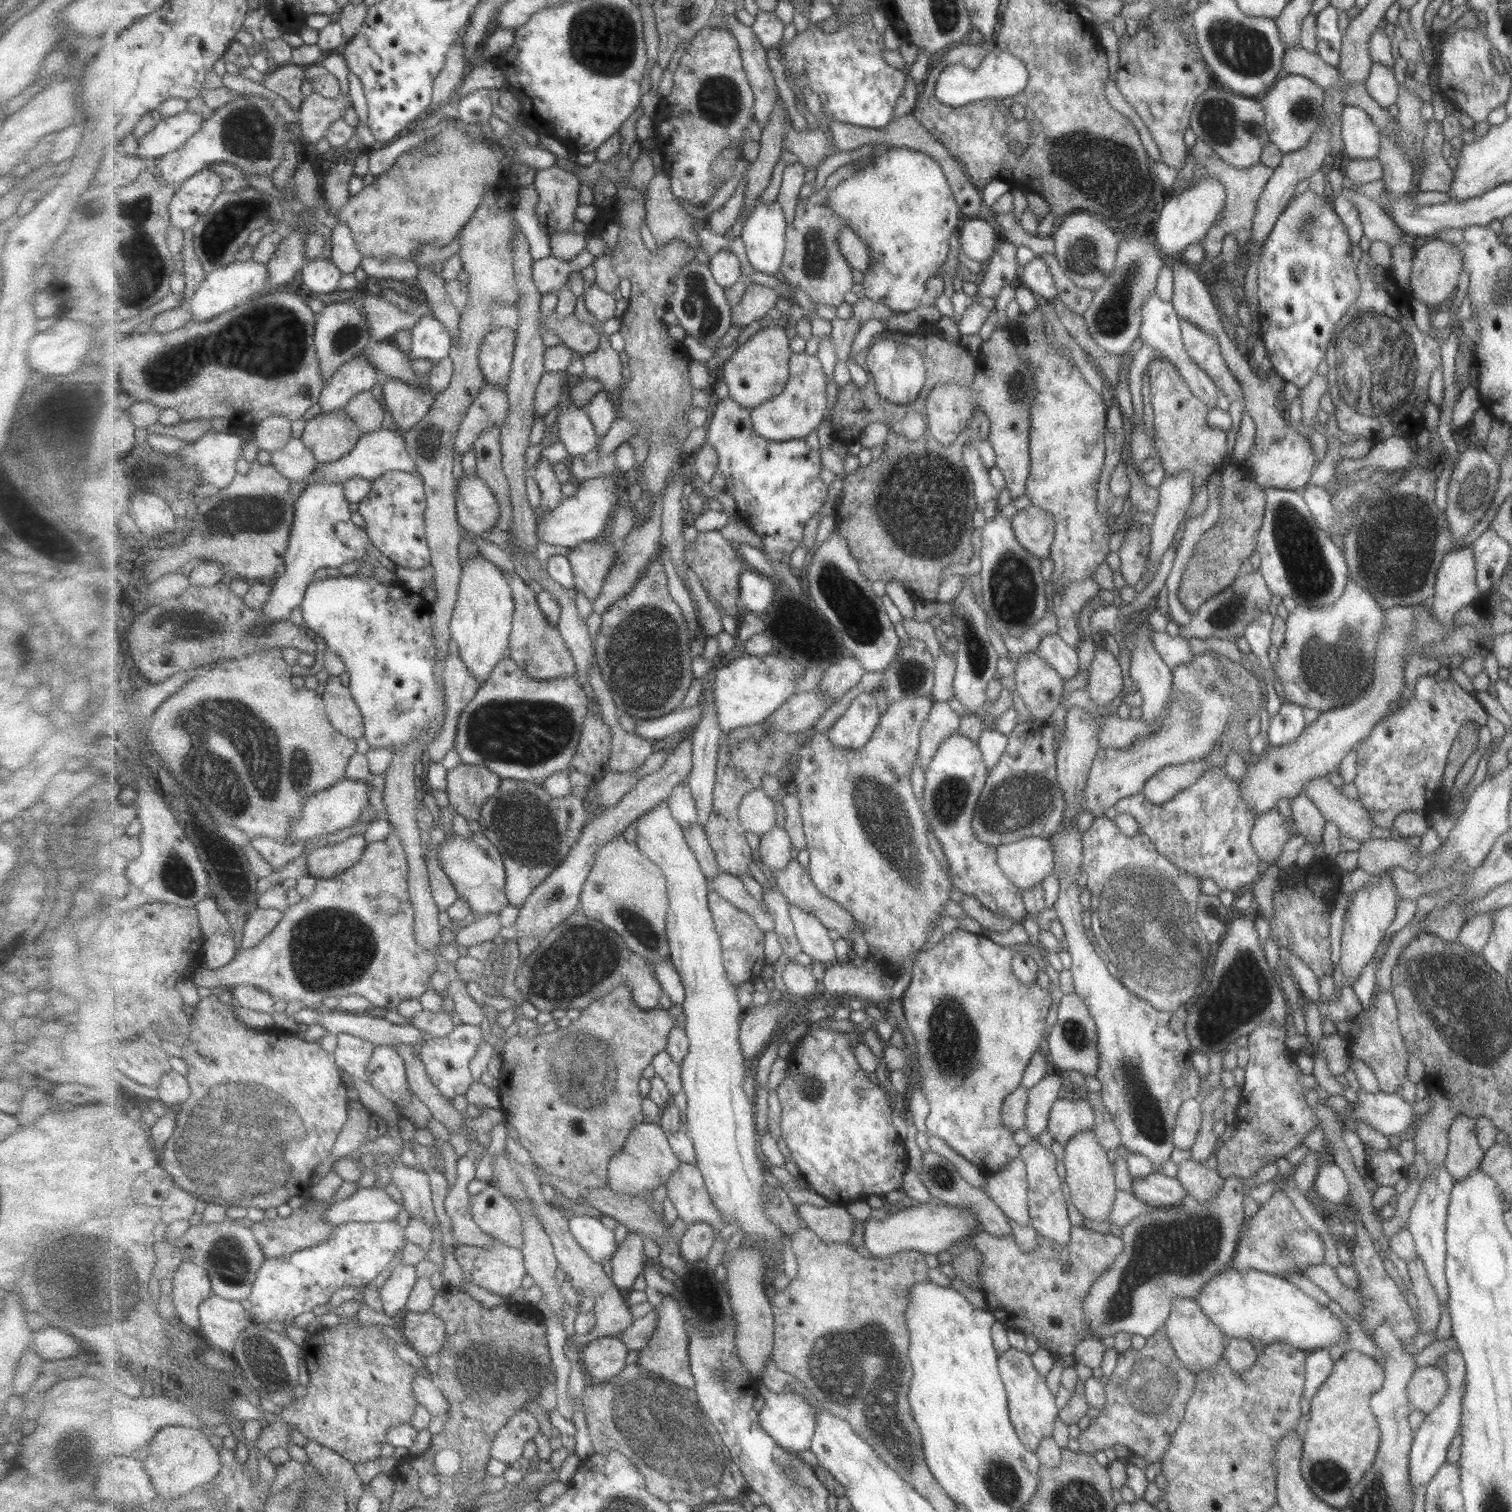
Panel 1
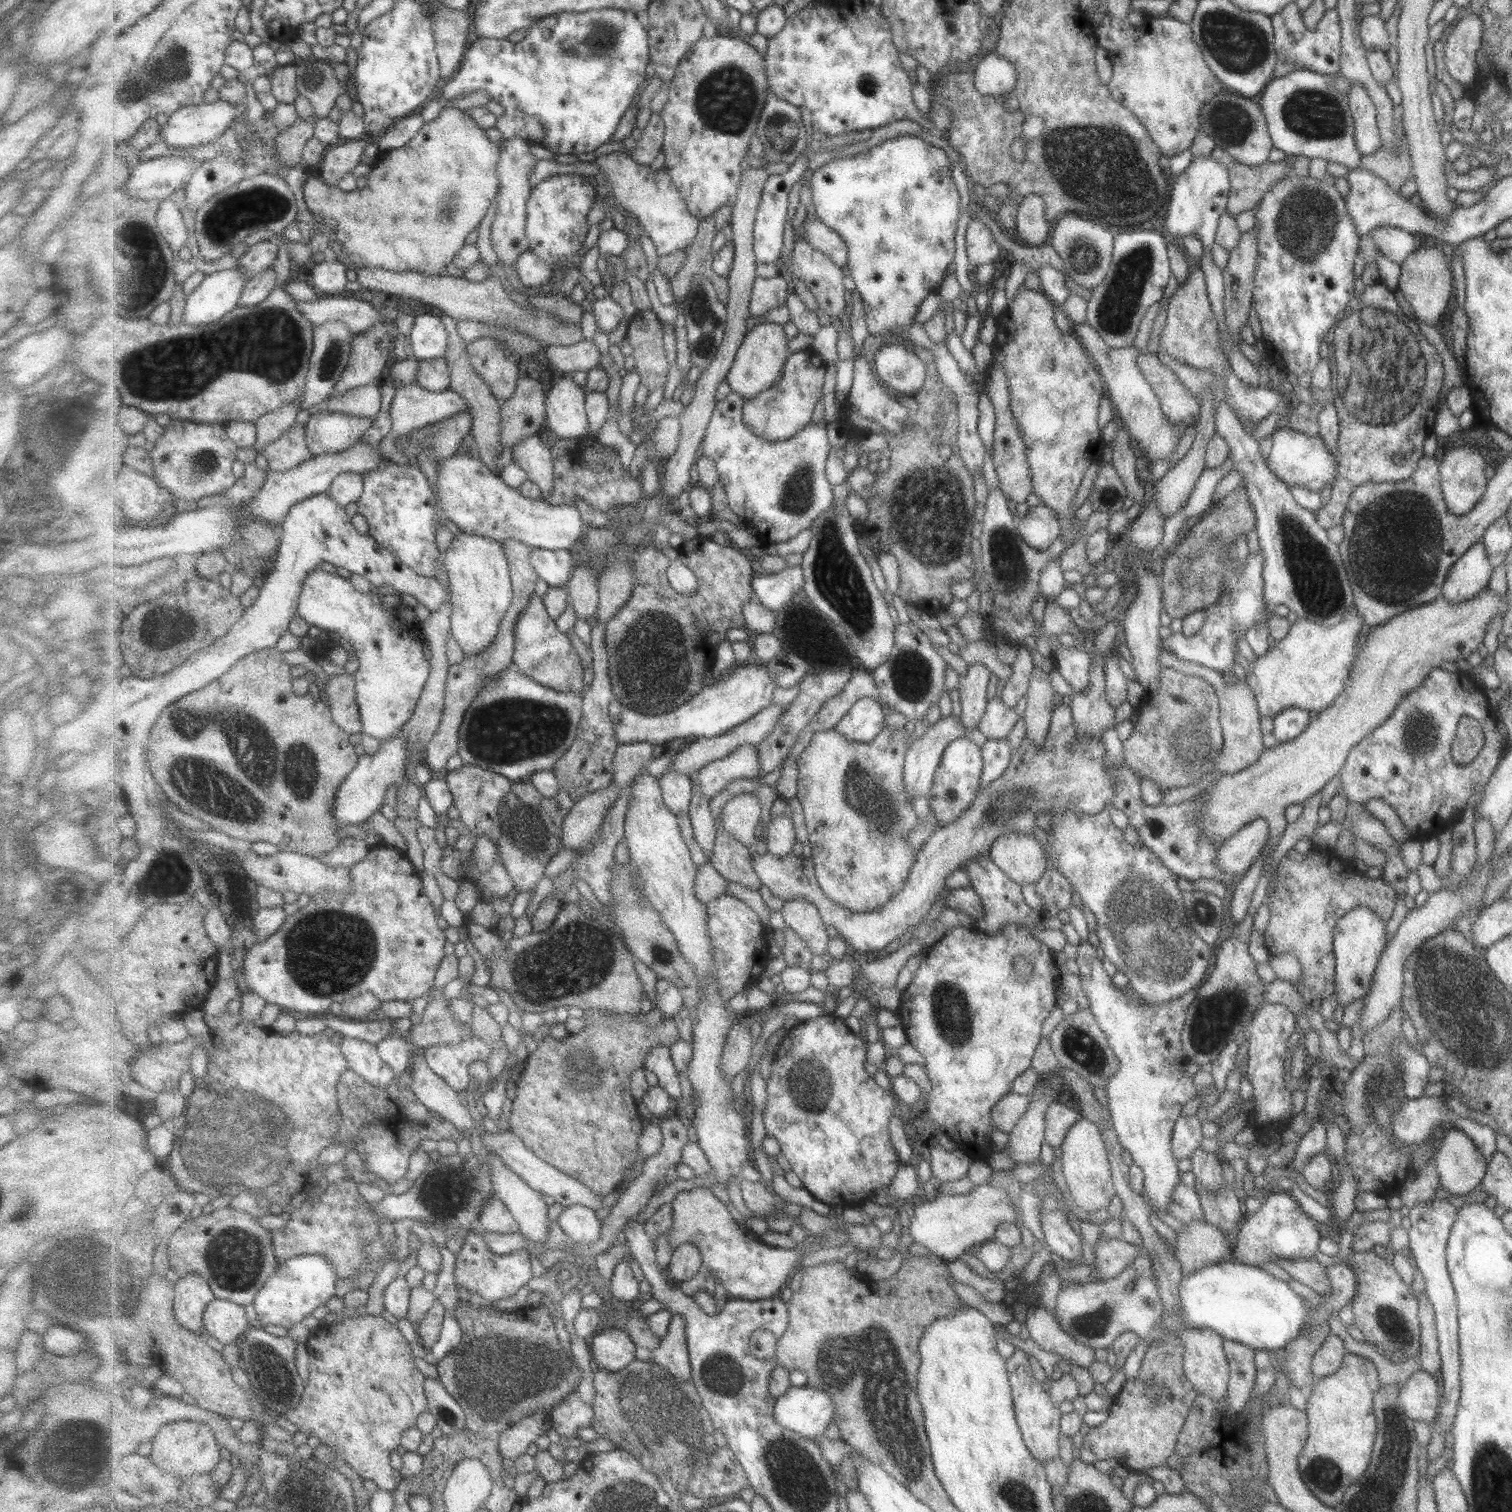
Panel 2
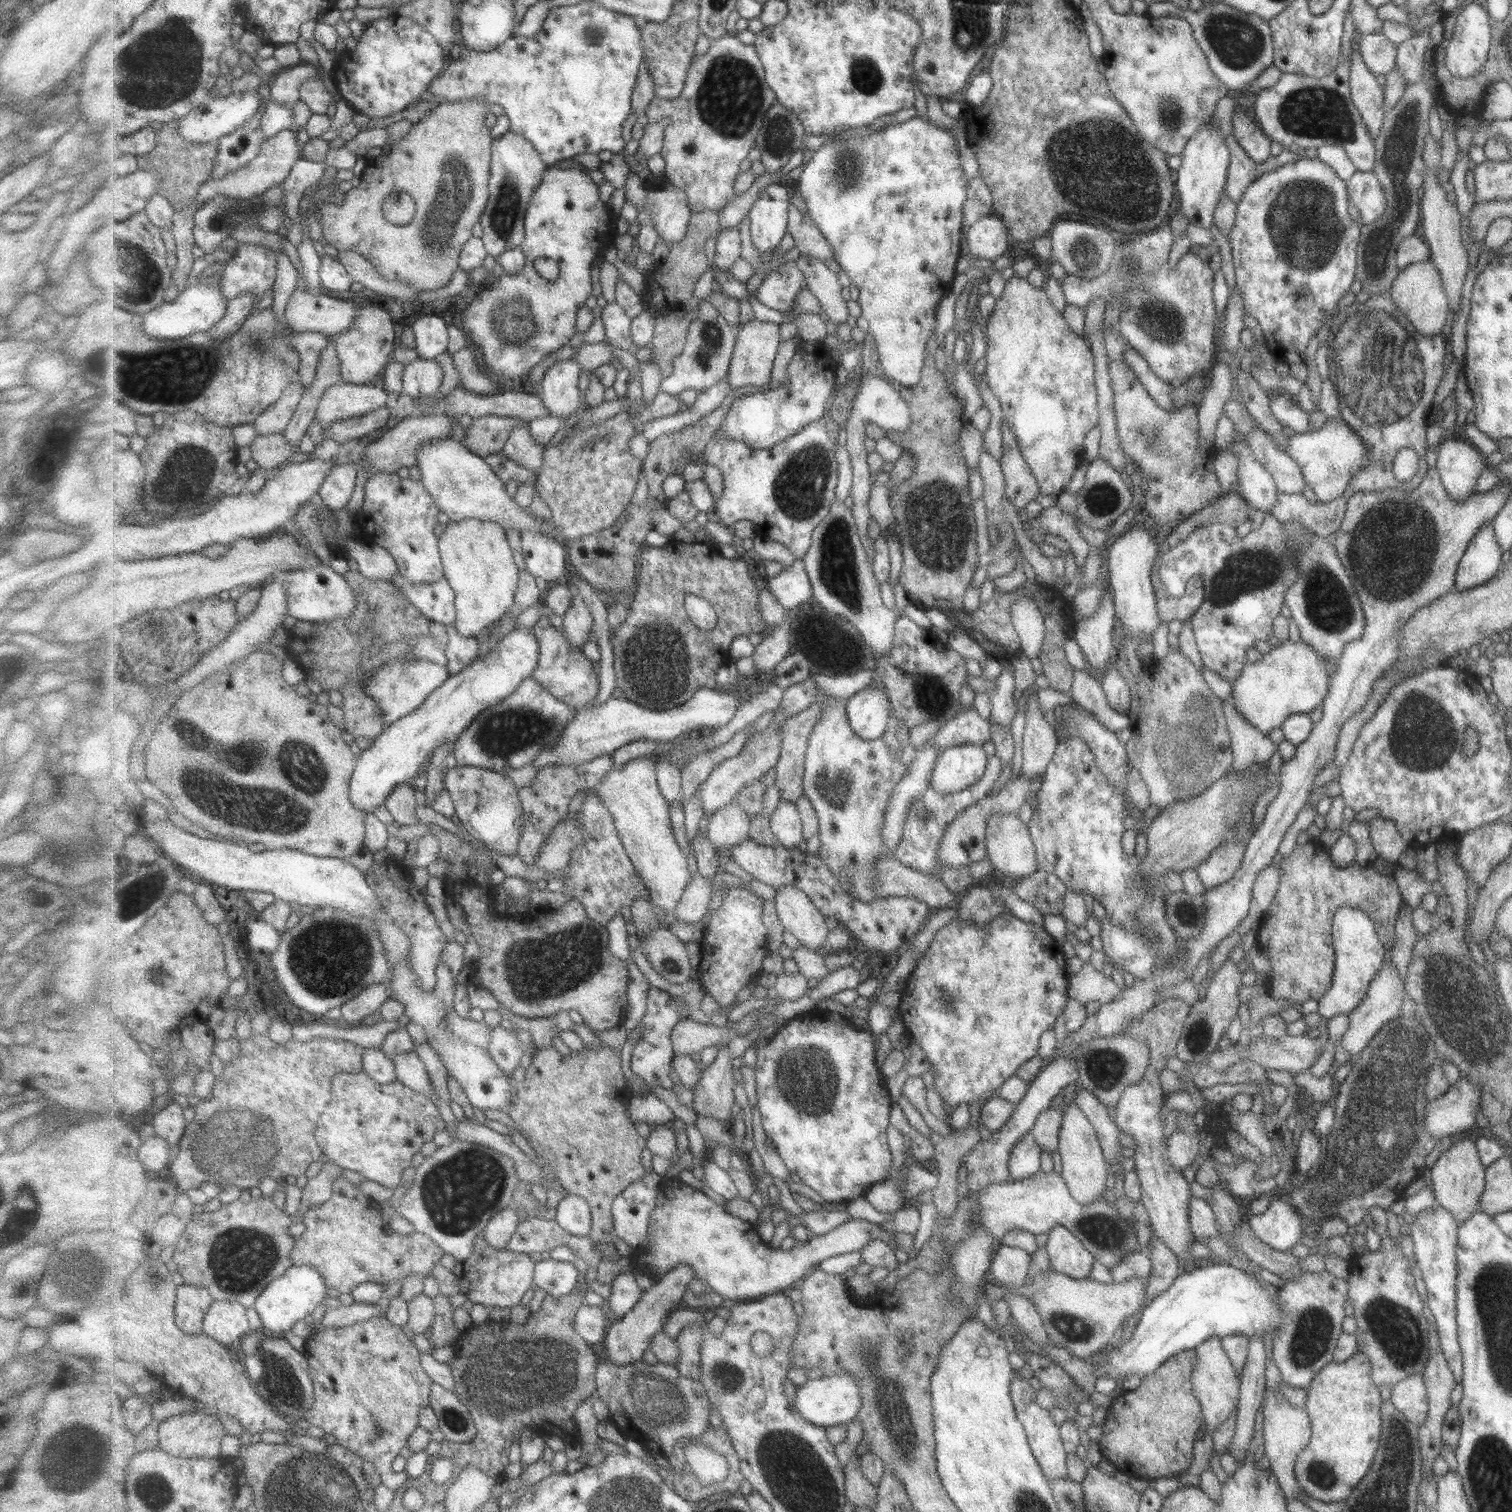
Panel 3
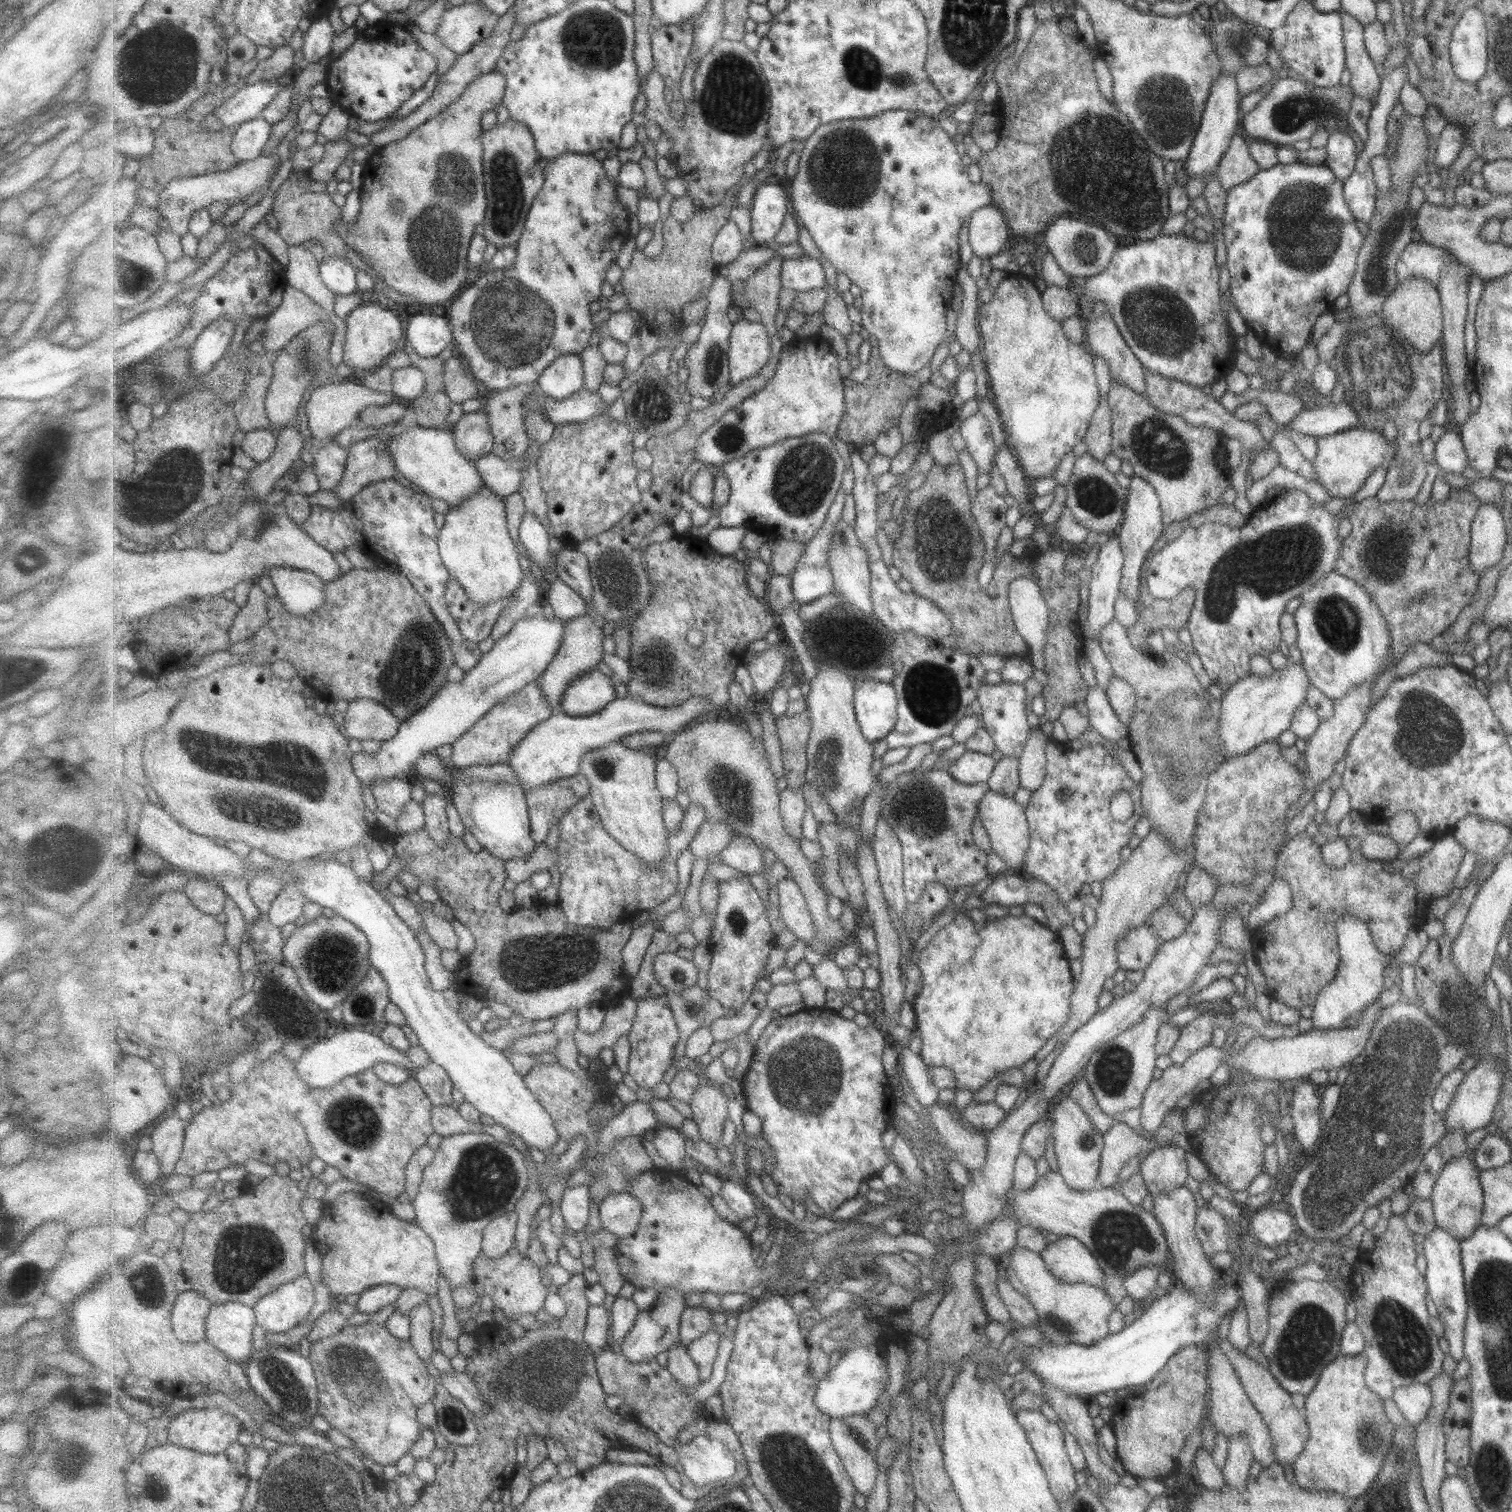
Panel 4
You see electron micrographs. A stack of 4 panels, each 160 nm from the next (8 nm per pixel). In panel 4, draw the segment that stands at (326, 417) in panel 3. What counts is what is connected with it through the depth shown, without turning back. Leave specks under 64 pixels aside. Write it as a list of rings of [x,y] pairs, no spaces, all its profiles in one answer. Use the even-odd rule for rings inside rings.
[[[353,378],[341,382],[322,385],[311,392],[311,398],[305,404],[306,420],[311,438],[315,444],[325,442],[342,430],[354,426],[362,410],[368,406],[383,406],[395,402],[392,392],[381,393],[359,385]]]

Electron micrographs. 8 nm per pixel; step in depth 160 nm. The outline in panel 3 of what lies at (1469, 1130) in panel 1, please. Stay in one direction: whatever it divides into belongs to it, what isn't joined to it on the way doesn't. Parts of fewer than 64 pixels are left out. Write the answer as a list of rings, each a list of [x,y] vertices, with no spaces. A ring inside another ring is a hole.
[[[1459,1138],[1459,1141],[1455,1141],[1449,1149],[1443,1151],[1429,1169],[1429,1178],[1434,1206],[1449,1212],[1458,1226],[1479,1209],[1479,1196],[1484,1187],[1484,1166],[1480,1163],[1473,1141]]]

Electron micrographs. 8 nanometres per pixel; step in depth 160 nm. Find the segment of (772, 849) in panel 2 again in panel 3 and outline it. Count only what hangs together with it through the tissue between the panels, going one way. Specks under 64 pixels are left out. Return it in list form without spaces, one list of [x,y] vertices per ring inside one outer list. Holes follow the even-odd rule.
[[[780,799],[774,813],[770,816],[770,826],[777,838],[776,845],[783,849],[797,847],[799,842],[805,840],[804,824],[793,802]]]

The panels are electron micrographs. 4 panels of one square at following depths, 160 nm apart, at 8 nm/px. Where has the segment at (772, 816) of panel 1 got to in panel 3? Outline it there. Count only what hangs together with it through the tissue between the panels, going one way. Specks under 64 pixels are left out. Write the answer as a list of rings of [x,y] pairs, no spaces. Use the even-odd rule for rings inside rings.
[[[733,802],[712,814],[706,834],[717,851],[731,849],[750,838],[749,826],[750,816]]]

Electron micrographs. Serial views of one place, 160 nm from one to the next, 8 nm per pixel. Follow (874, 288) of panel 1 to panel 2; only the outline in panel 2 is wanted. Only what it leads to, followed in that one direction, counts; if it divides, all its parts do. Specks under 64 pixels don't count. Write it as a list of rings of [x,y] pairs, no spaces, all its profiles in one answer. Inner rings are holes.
[[[919,135],[900,136],[897,139],[886,140],[873,148],[870,148],[867,152],[856,154],[855,156],[837,157],[835,160],[828,162],[825,166],[812,174],[809,180],[810,190],[812,193],[812,205],[816,211],[816,218],[824,222],[829,228],[832,228],[839,237],[843,237],[843,241],[849,247],[849,264],[848,269],[850,276],[853,278],[856,284],[856,291],[863,298],[865,304],[865,319],[867,319],[867,325],[871,336],[882,336],[885,340],[888,336],[899,336],[901,339],[910,339],[911,344],[902,340],[895,342],[889,342],[880,347],[875,355],[874,365],[876,377],[880,380],[883,386],[887,386],[891,392],[895,395],[903,394],[905,396],[913,396],[917,392],[921,391],[925,382],[928,379],[928,367],[924,360],[914,351],[911,336],[907,336],[903,330],[905,327],[911,327],[915,324],[915,317],[919,315],[919,308],[923,304],[923,300],[929,296],[929,294],[935,294],[940,290],[943,280],[947,276],[947,270],[953,260],[955,260],[955,232],[957,232],[957,224],[959,224],[959,214],[961,214],[961,196],[959,196],[959,190],[955,186],[953,181],[953,172],[951,172],[951,160],[949,156],[945,154],[945,150],[936,148],[934,144],[931,144],[927,139],[920,137]]]

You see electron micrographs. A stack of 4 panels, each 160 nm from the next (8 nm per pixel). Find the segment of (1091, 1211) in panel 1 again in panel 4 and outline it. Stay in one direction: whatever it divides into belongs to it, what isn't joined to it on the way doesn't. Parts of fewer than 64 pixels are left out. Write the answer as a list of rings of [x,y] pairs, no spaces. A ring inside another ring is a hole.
[[[1069,1097],[1062,1098],[1053,1106],[1049,1119],[1051,1120],[1051,1140],[1053,1140],[1057,1172],[1069,1188],[1076,1191],[1091,1189],[1098,1173],[1102,1134],[1095,1130],[1085,1113]]]

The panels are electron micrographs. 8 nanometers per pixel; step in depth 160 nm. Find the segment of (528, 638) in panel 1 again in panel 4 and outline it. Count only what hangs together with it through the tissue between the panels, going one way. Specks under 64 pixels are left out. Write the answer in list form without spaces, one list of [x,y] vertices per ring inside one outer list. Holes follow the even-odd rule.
[[[598,669],[580,676],[566,690],[562,700],[562,712],[569,715],[597,713],[617,699],[615,682]]]

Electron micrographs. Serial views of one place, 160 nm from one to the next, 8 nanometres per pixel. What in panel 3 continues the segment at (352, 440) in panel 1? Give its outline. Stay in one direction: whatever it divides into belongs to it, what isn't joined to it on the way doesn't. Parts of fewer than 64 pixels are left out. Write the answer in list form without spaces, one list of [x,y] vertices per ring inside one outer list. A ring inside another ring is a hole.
[[[386,406],[368,412],[363,416],[351,418],[338,422],[330,428],[325,428],[324,439],[331,437],[338,443],[346,443],[350,440],[360,439],[369,432],[375,432],[379,428],[384,428],[391,418],[391,411]]]

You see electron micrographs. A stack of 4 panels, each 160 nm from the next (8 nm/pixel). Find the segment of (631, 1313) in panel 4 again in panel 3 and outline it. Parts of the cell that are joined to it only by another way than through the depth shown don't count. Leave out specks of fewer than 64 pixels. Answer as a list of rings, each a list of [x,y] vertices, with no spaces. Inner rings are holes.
[[[632,1271],[619,1274],[612,1284],[612,1295],[608,1298],[608,1305],[616,1321],[635,1308],[644,1291],[639,1288]]]

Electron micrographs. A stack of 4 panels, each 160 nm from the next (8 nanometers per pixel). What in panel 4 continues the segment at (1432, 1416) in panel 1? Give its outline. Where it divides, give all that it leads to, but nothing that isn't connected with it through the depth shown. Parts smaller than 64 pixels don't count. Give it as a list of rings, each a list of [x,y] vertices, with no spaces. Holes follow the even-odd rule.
[[[1435,1227],[1429,1235],[1423,1238],[1421,1243],[1421,1252],[1425,1258],[1425,1272],[1423,1272],[1423,1281],[1426,1288],[1426,1294],[1431,1298],[1438,1314],[1438,1320],[1443,1327],[1443,1338],[1448,1346],[1450,1358],[1459,1362],[1462,1358],[1461,1341],[1463,1341],[1463,1329],[1466,1317],[1467,1299],[1463,1288],[1462,1268],[1460,1264],[1459,1242],[1444,1229]]]

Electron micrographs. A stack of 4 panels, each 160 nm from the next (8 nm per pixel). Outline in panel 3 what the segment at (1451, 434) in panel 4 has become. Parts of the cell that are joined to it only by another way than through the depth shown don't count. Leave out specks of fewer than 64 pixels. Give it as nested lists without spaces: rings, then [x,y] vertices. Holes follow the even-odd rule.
[[[1452,434],[1438,443],[1434,469],[1452,499],[1460,501],[1475,492],[1475,480],[1484,466],[1483,454],[1461,436]]]

